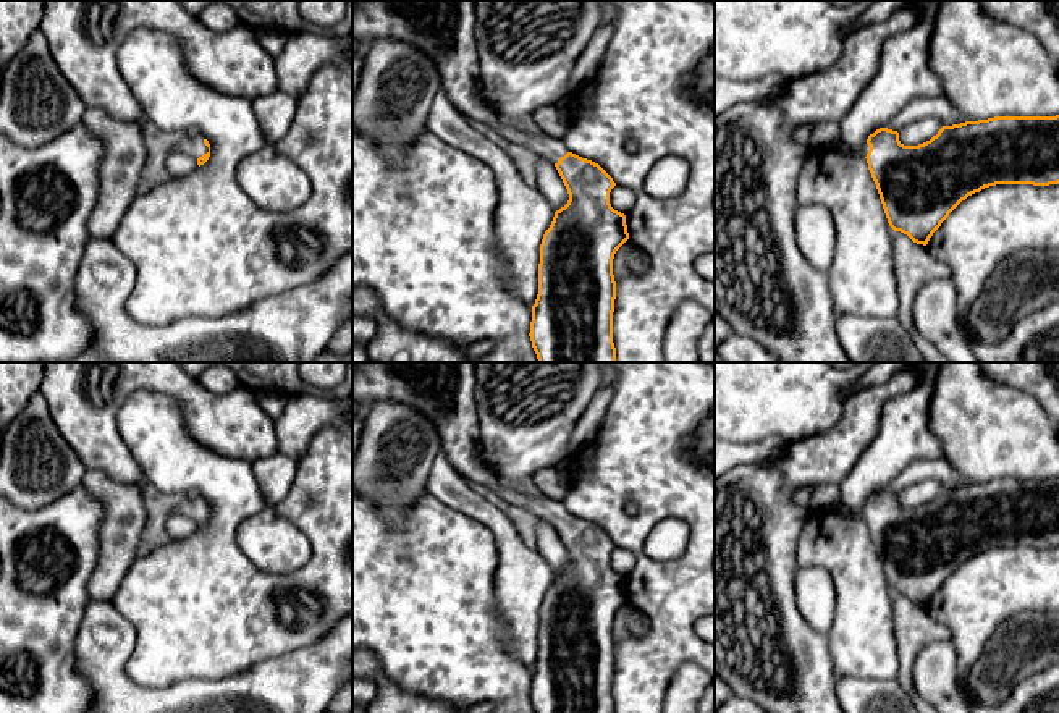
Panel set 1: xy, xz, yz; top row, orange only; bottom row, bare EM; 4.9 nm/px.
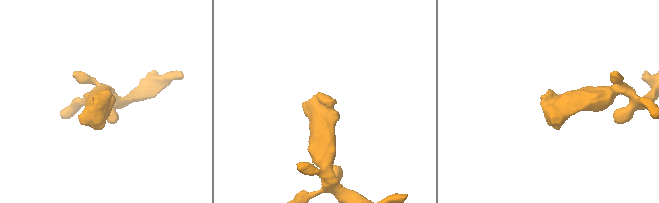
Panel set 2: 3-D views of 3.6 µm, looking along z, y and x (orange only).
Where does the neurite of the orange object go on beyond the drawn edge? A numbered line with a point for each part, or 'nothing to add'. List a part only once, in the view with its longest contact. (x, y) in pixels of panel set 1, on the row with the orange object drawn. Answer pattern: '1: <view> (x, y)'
1: xy (193, 144)

